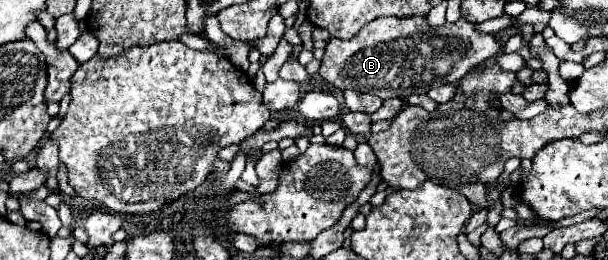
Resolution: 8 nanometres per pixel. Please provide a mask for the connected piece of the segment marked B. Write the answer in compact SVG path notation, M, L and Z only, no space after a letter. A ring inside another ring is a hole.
M377 17L349 41L331 39L327 43L319 75L341 91L353 89L359 93L373 93L381 99L401 93L403 97L409 97L413 93L427 93L433 87L457 83L473 65L481 65L485 59L497 53L515 53L523 45L519 33L501 49L489 33L477 31L475 25L465 19L445 23L441 27L429 27L425 17L393 17L393 39L385 41L385 29L389 25L387 21L389 19ZM393 55L397 55L399 61L393 61Z

